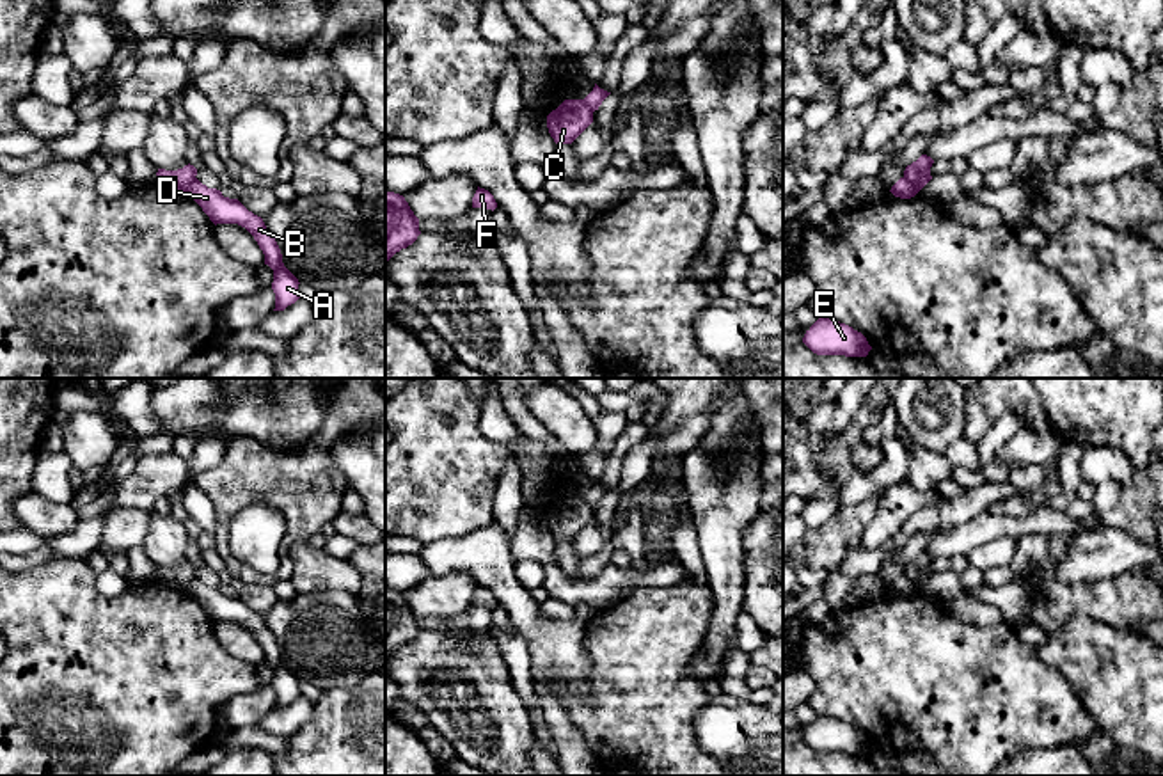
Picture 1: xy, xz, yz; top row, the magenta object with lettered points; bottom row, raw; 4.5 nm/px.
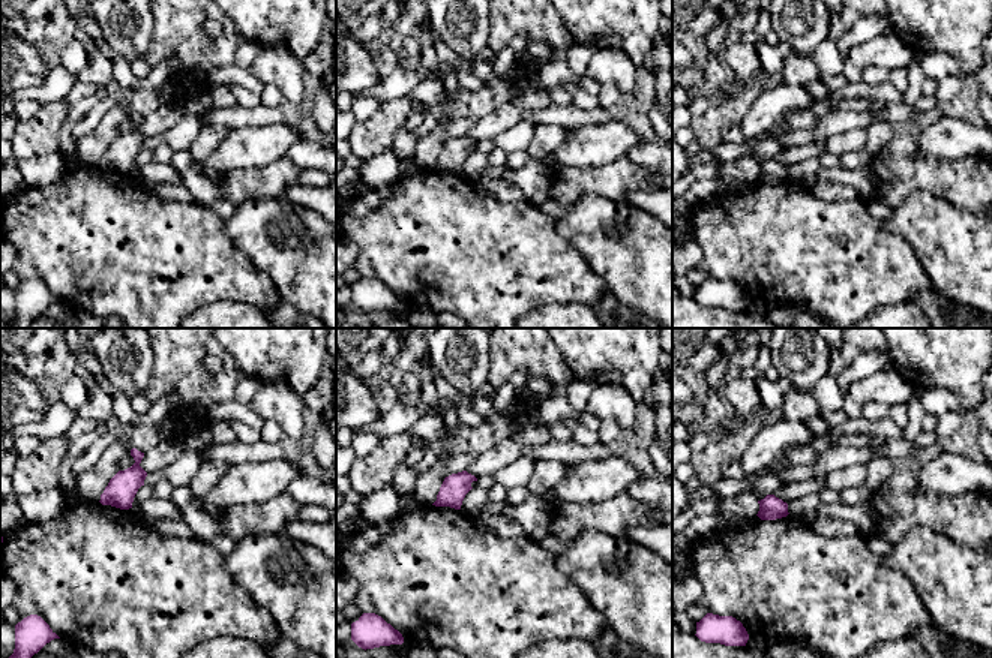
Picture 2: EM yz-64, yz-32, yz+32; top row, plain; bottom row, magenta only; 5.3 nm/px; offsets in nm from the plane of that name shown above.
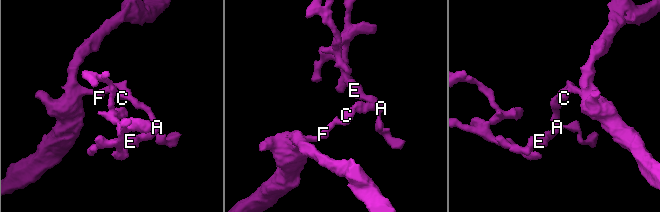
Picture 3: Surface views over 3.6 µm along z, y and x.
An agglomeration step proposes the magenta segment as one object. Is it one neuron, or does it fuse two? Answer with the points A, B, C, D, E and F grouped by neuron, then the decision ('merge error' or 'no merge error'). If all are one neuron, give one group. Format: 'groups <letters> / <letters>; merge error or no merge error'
groups A B D E / C F; merge error

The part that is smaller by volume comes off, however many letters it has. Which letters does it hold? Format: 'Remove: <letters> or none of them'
Remove: C, F

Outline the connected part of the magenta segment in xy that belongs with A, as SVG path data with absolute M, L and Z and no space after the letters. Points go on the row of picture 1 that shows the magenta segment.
M197 178L186 194L202 208L210 220L217 224L238 224L245 227L265 254L265 265L273 270L272 289L275 293L275 309L284 311L300 298L298 279L284 266L281 249L268 233L261 217L249 211L238 199L224 197L220 190L208 188Z

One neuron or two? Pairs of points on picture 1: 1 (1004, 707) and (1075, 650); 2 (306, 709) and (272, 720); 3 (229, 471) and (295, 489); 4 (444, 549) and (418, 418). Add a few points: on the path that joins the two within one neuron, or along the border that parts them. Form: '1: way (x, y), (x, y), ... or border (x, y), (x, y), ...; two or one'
1: border (1036, 649), (1037, 656), (1060, 673), (1080, 700); two
2: way (297, 712), (288, 720), (281, 720); one
3: way (245, 478), (279, 478); one
4: border (483, 526), (464, 535), (432, 538), (421, 544); two

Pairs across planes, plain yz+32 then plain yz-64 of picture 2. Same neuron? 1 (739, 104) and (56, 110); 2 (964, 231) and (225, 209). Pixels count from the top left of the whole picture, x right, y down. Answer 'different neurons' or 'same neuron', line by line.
1: same neuron
2: different neurons

